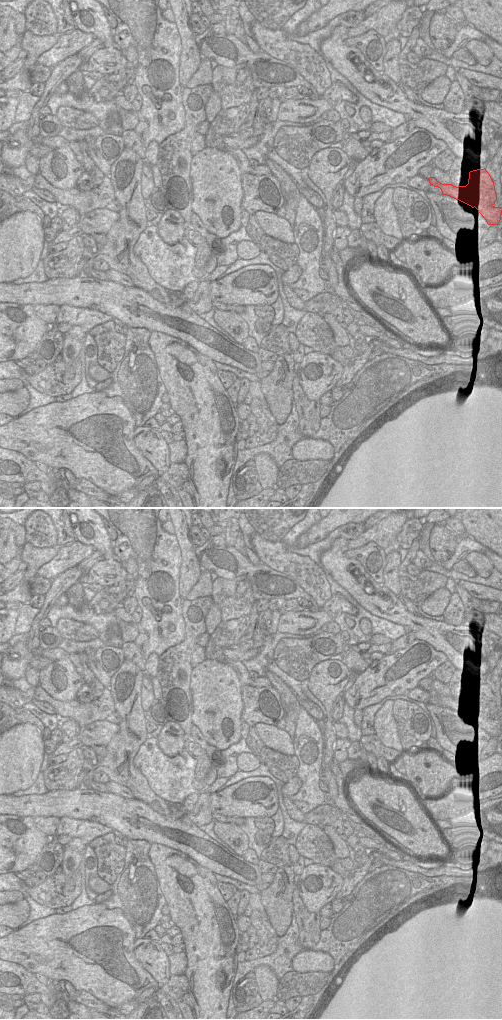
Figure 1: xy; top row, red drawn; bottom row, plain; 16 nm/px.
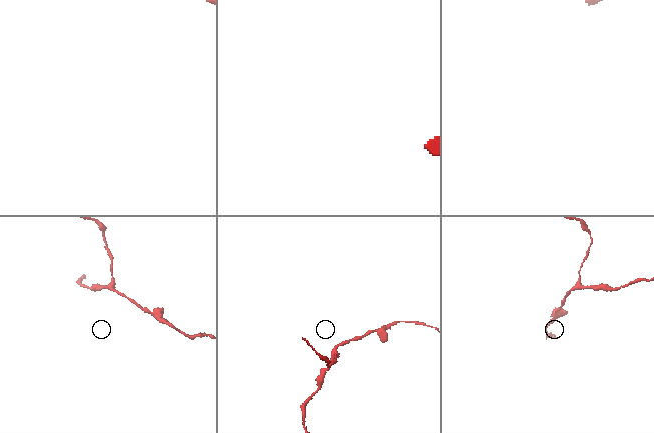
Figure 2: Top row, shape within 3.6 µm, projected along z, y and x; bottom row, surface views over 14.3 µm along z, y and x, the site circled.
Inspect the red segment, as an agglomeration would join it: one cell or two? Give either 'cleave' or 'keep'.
cleave

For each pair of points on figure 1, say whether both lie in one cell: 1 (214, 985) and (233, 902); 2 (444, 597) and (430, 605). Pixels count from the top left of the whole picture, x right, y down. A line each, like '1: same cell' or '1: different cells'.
1: different cells
2: same cell

